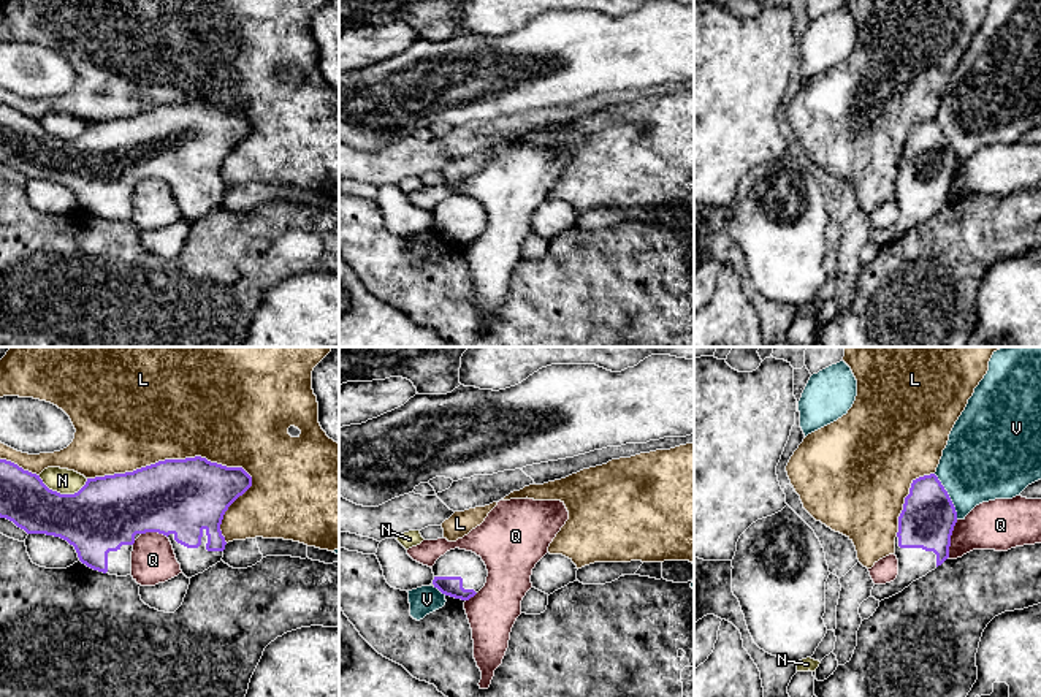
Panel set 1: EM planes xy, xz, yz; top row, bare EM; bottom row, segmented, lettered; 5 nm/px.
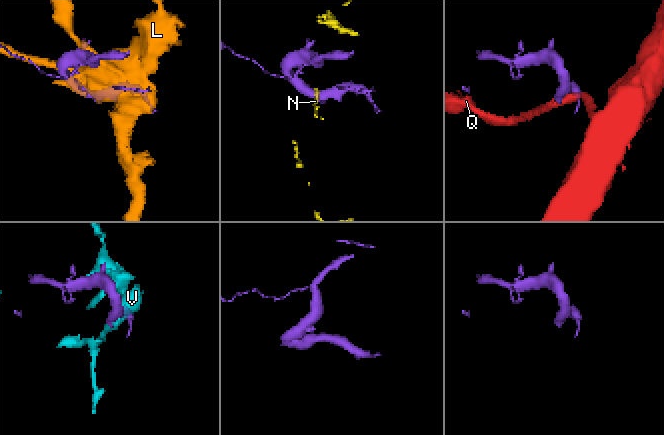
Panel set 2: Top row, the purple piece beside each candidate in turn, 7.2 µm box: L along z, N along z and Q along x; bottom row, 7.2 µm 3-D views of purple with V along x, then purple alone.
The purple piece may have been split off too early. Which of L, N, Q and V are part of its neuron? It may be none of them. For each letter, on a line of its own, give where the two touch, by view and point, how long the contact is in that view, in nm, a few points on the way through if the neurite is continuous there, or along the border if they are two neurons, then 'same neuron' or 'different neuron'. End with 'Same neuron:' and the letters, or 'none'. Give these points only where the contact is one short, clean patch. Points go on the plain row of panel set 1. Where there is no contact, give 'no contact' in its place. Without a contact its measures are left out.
L: contact xy (173, 105); length 850 nm; different neuron
N: contact xy (62, 140); length 260 nm; different neuron
Q: contact yz (949, 184); length 200 nm; different neuron
V: contact yz (948, 141); length 260 nm; different neuron
Same neuron: none

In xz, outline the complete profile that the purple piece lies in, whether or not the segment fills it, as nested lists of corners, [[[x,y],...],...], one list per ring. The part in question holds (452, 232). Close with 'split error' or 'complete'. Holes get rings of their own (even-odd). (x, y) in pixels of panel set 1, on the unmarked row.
[[[450,195],[433,211],[433,230],[442,239],[469,246],[486,228],[488,215],[480,201],[466,195]]]; split error

